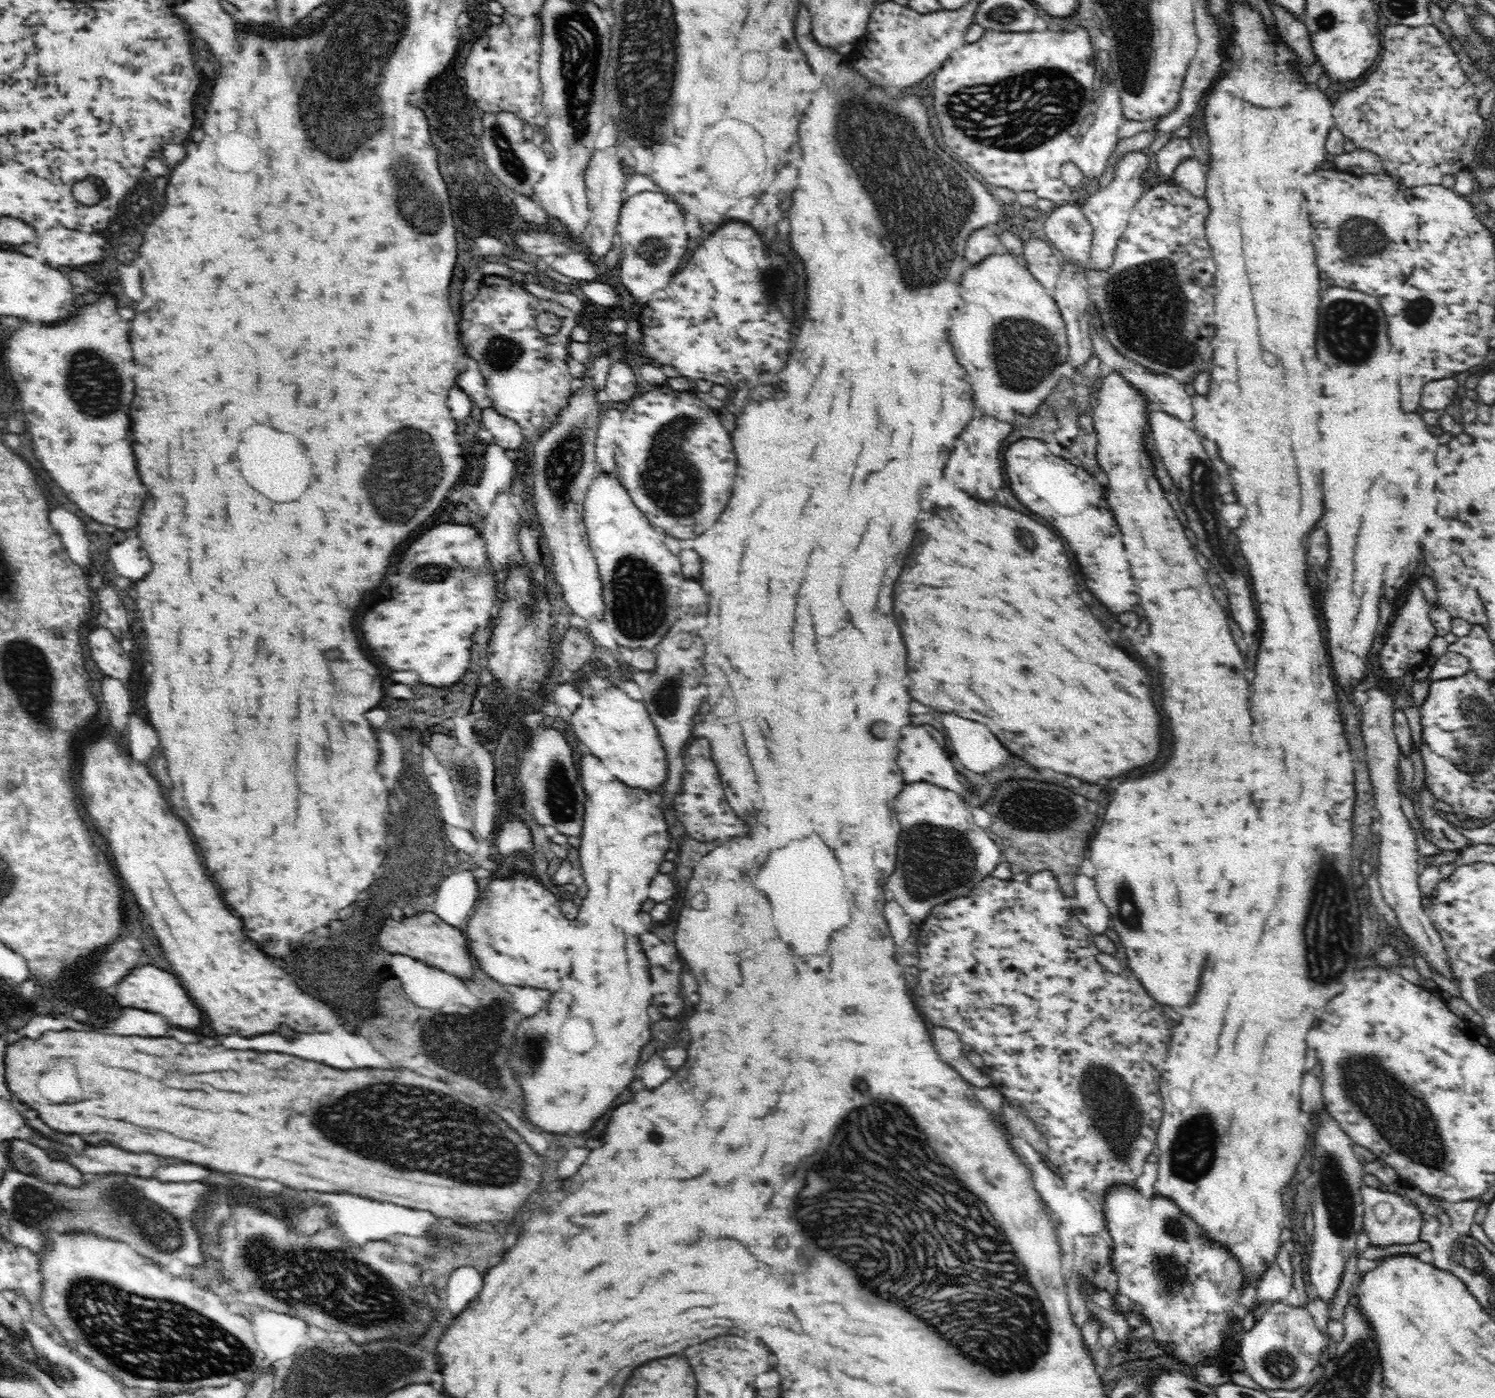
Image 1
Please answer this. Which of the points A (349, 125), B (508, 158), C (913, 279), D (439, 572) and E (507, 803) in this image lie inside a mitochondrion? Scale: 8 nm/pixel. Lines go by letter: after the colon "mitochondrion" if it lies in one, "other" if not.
A: mitochondrion
B: mitochondrion
C: mitochondrion
D: mitochondrion
E: other

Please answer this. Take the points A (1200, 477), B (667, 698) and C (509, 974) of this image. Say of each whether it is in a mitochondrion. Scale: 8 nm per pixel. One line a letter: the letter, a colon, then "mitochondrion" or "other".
A: mitochondrion
B: mitochondrion
C: other

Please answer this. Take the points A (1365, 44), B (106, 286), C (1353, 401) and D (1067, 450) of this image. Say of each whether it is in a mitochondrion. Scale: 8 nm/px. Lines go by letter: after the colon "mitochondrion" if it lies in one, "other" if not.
A: other
B: other
C: other
D: other

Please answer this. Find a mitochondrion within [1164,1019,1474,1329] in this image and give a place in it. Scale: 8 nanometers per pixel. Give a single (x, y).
(1404, 1119)

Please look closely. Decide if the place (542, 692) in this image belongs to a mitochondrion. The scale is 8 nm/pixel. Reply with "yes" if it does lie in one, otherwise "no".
no

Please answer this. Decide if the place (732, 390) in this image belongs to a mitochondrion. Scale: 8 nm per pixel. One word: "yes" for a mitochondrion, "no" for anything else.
no

